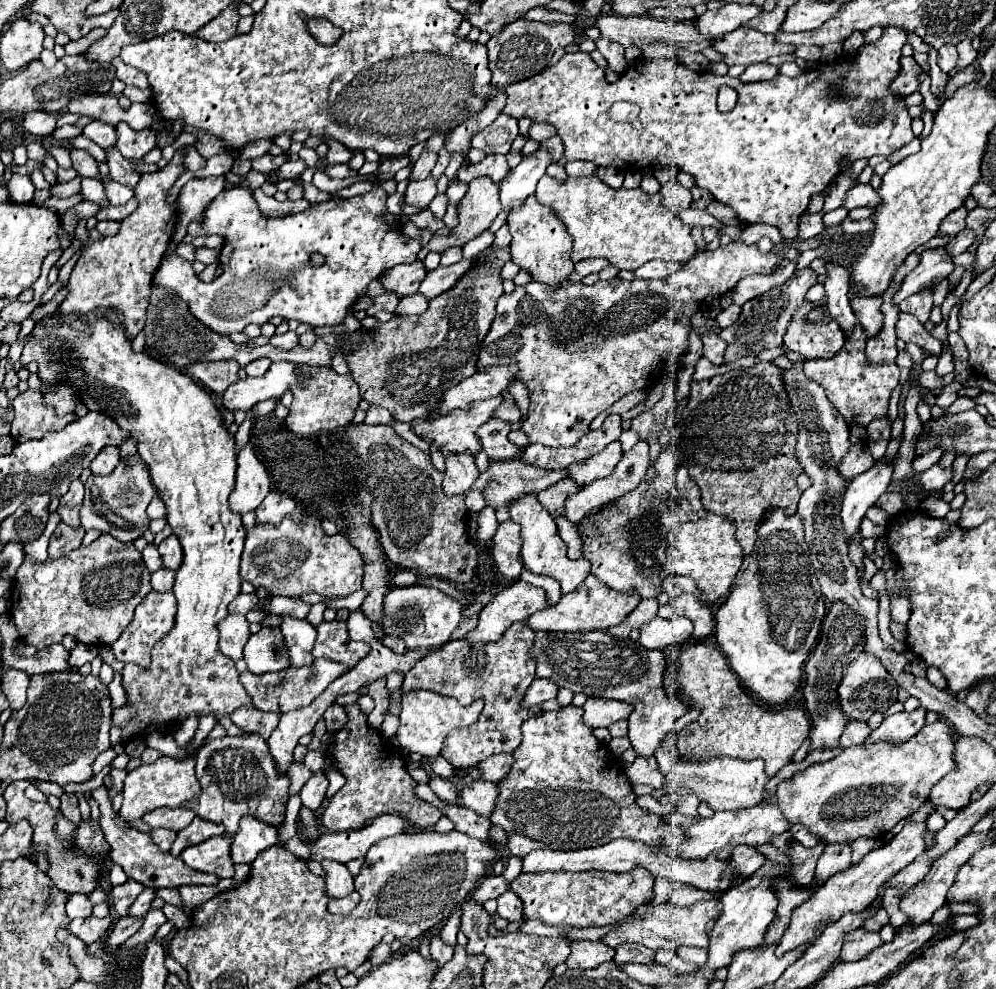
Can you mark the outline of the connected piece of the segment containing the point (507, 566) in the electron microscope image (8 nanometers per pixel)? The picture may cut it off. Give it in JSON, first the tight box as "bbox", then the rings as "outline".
{"bbox":[492,520,522,580],"outline":[[[512,520],[502,522],[492,538],[492,558],[498,570],[510,580],[518,580],[522,572],[520,544],[520,526]]]}

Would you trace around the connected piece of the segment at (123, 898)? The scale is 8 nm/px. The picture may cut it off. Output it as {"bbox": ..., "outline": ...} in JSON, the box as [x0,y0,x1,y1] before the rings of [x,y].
{"bbox":[112,880,144,916],"outline":[[[128,880],[126,884],[112,888],[112,906],[118,916],[126,916],[126,910],[132,906],[134,898],[142,892],[142,888],[144,886],[134,880]]]}

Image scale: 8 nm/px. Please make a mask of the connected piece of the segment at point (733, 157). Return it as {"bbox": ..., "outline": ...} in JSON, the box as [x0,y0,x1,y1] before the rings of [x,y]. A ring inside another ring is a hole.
{"bbox":[504,26,914,238],"outline":[[[888,26],[884,28],[884,34],[880,40],[872,42],[872,44],[862,44],[854,56],[840,56],[838,60],[834,62],[824,62],[824,64],[818,64],[814,70],[808,70],[808,72],[802,72],[800,76],[796,78],[788,78],[788,76],[782,76],[778,74],[778,78],[772,78],[770,82],[752,82],[752,84],[742,84],[740,80],[736,78],[730,78],[730,76],[716,76],[712,72],[692,72],[680,64],[674,64],[672,60],[660,60],[660,62],[652,62],[652,60],[644,60],[644,62],[638,62],[634,66],[630,66],[618,82],[614,84],[608,84],[606,78],[604,78],[604,72],[600,70],[600,66],[590,58],[590,54],[586,52],[576,52],[576,54],[564,54],[562,60],[550,68],[546,68],[544,72],[528,78],[528,80],[522,80],[522,82],[514,82],[506,88],[506,94],[508,94],[508,102],[504,106],[504,112],[514,116],[514,118],[522,118],[522,116],[528,116],[532,118],[534,122],[550,122],[552,126],[556,126],[558,130],[558,136],[562,138],[564,142],[564,156],[568,160],[588,160],[588,162],[594,162],[596,166],[614,166],[614,168],[624,168],[624,170],[642,170],[642,168],[654,168],[654,166],[668,166],[668,164],[674,164],[678,166],[682,172],[690,172],[696,176],[696,186],[708,190],[718,202],[730,206],[738,220],[740,222],[746,222],[746,224],[758,224],[758,222],[764,222],[764,224],[772,224],[780,230],[780,234],[784,238],[796,238],[798,236],[798,222],[800,222],[800,216],[806,212],[808,208],[808,202],[814,194],[820,194],[824,192],[824,188],[828,188],[828,184],[838,176],[840,172],[840,164],[846,160],[848,164],[852,164],[854,160],[858,158],[872,158],[872,156],[888,156],[892,154],[894,150],[902,148],[904,144],[908,144],[914,134],[910,130],[910,114],[908,114],[908,106],[904,104],[904,98],[898,98],[898,94],[890,94],[890,82],[898,76],[898,66],[900,66],[900,56],[902,56],[902,46],[906,44],[906,32],[902,28],[894,28],[894,26]],[[720,86],[730,86],[738,92],[738,104],[734,110],[722,114],[718,108],[716,108],[716,96],[718,96],[718,88]]]}

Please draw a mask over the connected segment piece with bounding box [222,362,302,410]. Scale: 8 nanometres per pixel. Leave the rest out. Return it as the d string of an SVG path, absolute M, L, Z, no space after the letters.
M274 362L270 370L260 378L244 378L232 384L224 396L222 404L226 410L250 410L254 404L280 398L292 384L300 384L302 376L296 372L292 362Z

